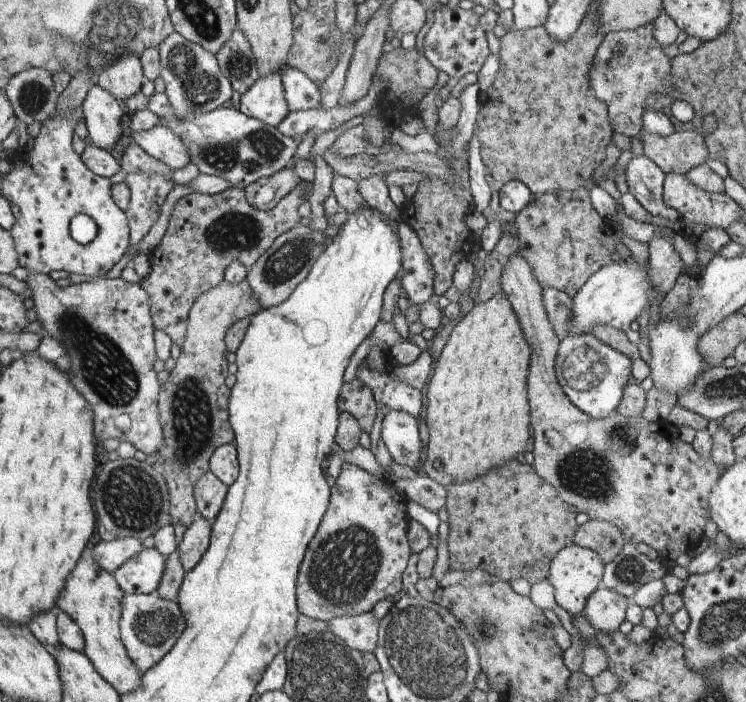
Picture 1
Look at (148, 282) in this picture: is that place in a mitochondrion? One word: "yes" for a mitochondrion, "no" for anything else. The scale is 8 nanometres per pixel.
no

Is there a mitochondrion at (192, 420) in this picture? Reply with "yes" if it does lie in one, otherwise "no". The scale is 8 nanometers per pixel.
yes

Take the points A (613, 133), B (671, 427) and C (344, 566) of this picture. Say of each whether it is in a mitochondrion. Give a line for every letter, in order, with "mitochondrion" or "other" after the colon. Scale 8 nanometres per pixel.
A: other
B: other
C: mitochondrion

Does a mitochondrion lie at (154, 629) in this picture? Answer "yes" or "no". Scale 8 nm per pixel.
yes

